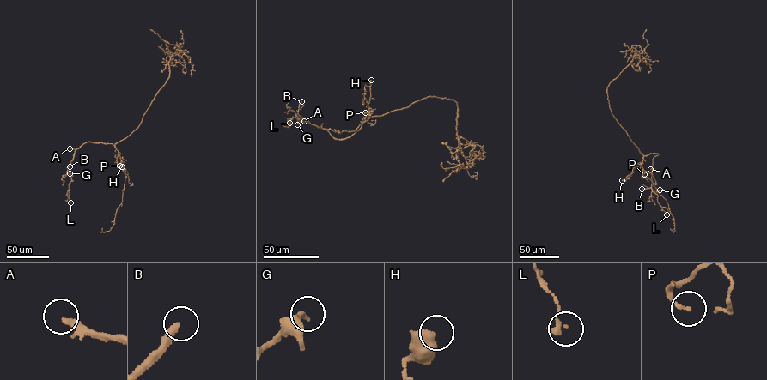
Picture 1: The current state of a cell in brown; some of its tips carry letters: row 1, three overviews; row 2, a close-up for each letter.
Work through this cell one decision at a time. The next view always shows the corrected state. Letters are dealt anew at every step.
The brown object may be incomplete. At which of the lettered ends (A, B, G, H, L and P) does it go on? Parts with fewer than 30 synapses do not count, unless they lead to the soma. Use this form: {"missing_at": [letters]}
{"missing_at": ["A", "B"]}

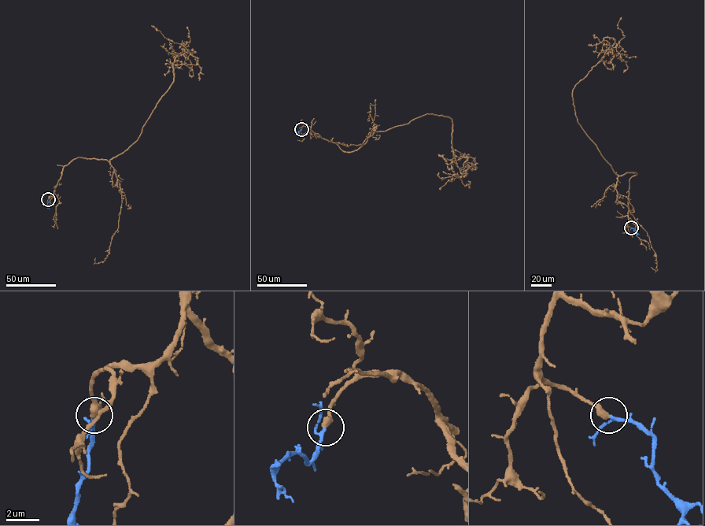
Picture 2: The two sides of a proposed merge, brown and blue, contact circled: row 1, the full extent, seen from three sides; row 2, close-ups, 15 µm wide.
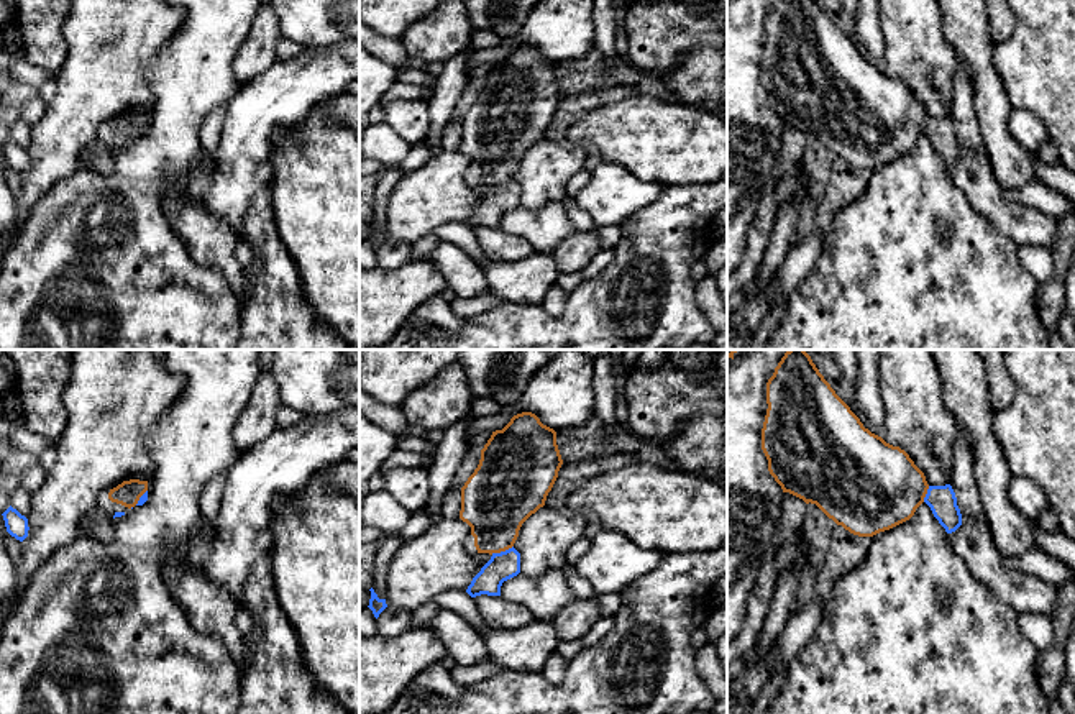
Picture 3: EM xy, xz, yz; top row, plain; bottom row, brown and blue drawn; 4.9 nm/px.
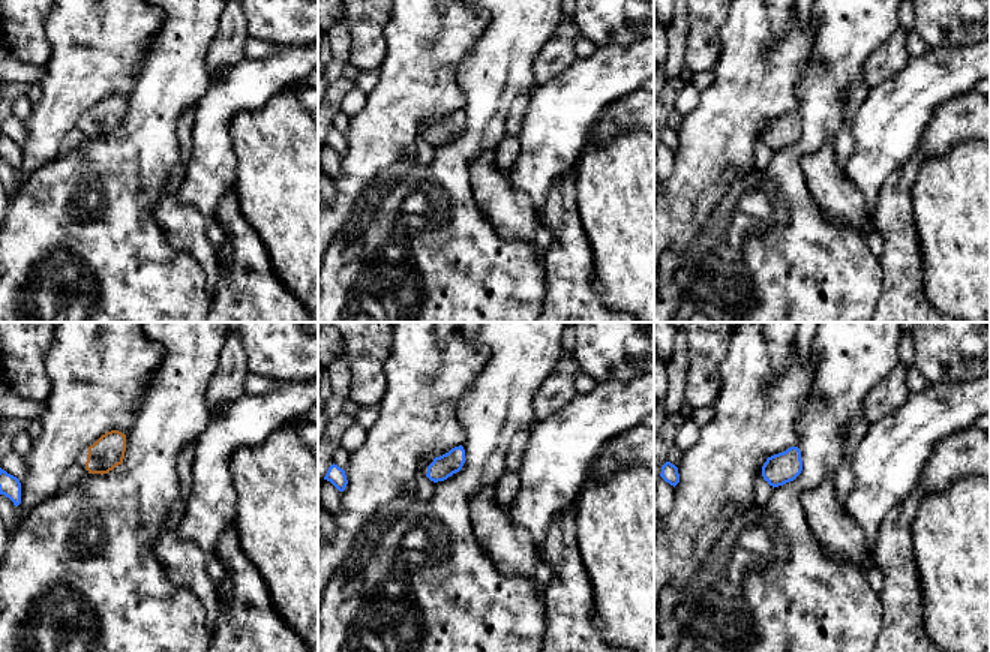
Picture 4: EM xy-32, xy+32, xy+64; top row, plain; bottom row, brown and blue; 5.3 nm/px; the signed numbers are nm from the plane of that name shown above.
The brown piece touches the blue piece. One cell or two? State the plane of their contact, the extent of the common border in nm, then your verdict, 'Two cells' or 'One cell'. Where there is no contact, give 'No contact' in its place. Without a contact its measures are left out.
Touches brown in xz. Shared border 120 nm. One cell

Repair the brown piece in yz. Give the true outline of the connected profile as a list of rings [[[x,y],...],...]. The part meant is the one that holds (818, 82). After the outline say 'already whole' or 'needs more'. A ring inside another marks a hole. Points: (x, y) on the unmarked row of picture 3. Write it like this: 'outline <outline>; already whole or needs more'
outline [[[775,0],[766,15],[766,36],[762,82],[783,125],[816,136],[837,158],[858,169],[873,169],[909,153],[922,135],[947,166],[962,158],[952,118],[929,118],[904,82],[863,59],[817,0]]]; needs more

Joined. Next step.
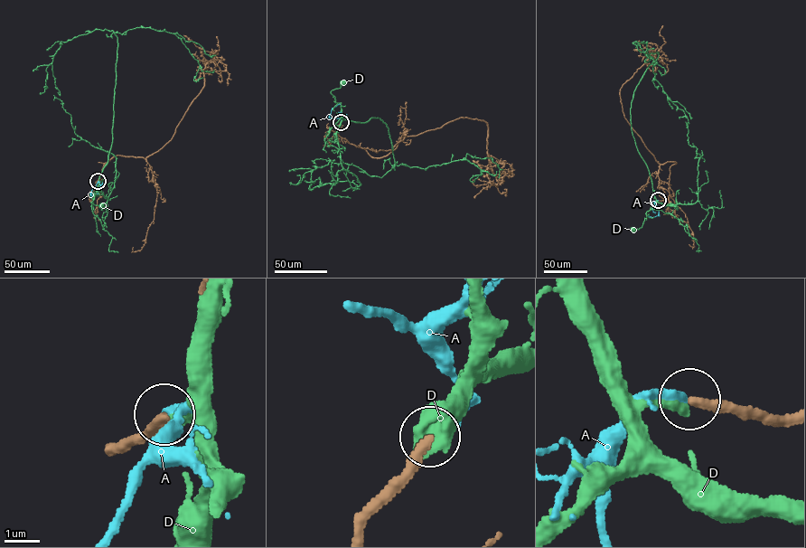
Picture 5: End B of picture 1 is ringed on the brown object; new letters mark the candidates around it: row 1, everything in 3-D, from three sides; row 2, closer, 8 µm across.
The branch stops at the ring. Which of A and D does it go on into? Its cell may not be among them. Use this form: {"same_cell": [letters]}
{"same_cell": ["A"]}

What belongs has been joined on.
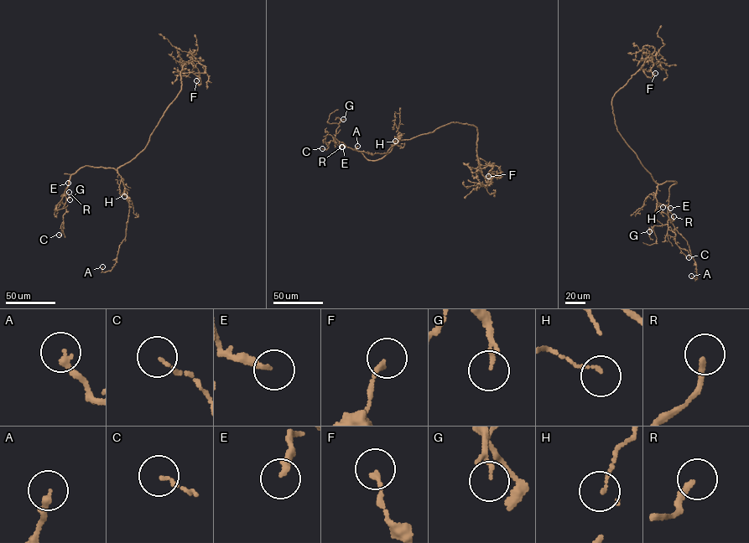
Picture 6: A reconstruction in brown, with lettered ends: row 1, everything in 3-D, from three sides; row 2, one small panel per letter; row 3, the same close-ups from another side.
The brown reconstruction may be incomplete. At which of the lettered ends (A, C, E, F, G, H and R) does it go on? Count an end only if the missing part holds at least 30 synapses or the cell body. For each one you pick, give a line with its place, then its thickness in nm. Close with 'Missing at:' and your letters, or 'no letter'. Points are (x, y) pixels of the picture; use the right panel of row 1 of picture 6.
Missing at: no letter

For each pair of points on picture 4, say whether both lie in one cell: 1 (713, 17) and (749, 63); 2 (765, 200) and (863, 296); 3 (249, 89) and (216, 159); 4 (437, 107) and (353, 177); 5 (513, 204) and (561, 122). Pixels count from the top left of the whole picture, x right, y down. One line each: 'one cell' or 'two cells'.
1: two cells
2: one cell
3: one cell
4: one cell
5: two cells

